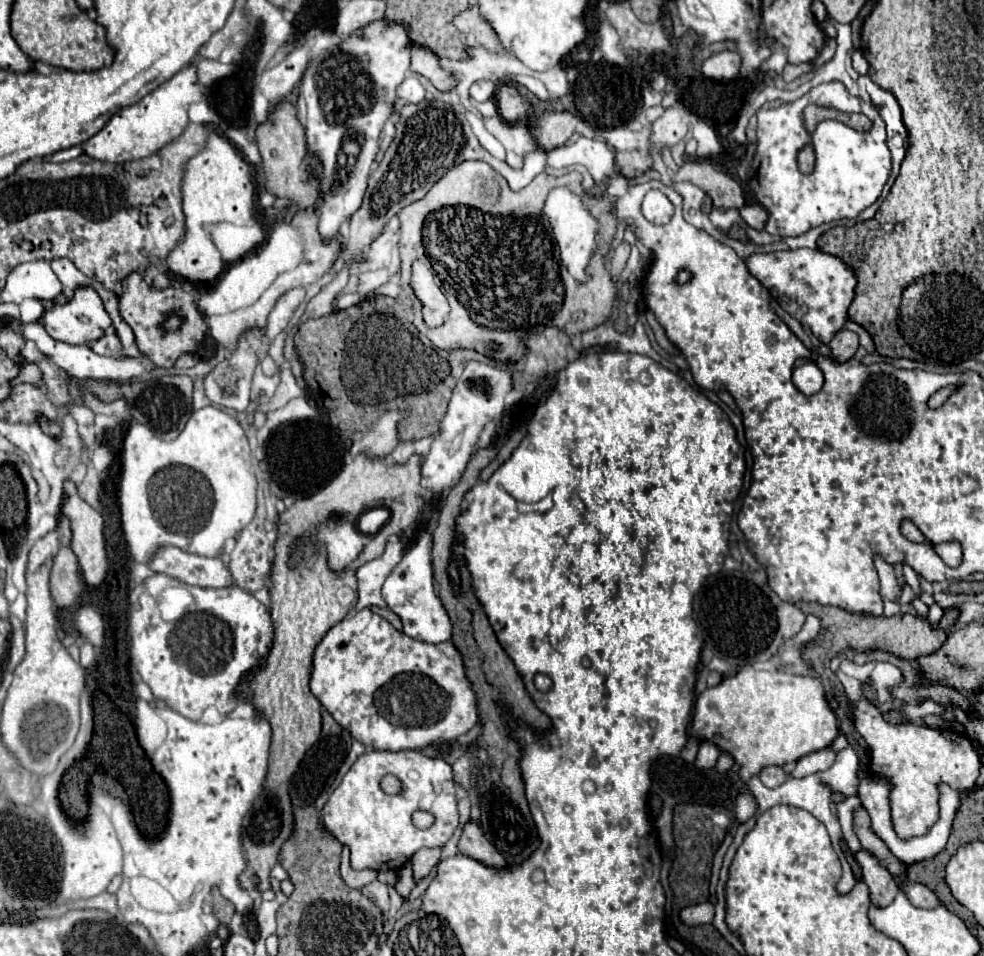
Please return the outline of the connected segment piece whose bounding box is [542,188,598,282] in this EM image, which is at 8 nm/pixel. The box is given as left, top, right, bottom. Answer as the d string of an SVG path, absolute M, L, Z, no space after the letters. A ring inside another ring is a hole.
M554 188L548 198L546 198L546 204L544 204L544 216L550 220L550 226L552 226L552 234L554 234L554 240L558 244L558 250L560 250L560 258L562 258L562 264L566 266L568 272L584 282L588 280L586 276L586 266L588 266L588 260L592 258L592 252L596 248L596 232L598 232L598 222L590 216L590 212L584 208L582 200L572 194L570 190L566 188Z

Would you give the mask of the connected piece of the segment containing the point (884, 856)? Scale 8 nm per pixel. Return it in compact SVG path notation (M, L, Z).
M856 808L852 812L852 818L854 818L854 832L860 840L860 844L864 848L868 848L892 874L900 874L902 868L898 866L898 860L888 852L886 844L882 844L882 840L878 840L878 836L874 836L874 830L870 828L870 816L866 812L866 808Z

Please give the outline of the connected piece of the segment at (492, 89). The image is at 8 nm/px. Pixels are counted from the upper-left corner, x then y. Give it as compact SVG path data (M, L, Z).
M478 80L470 86L470 96L476 100L476 102L486 102L486 100L492 100L494 94L496 94L496 82L492 80Z

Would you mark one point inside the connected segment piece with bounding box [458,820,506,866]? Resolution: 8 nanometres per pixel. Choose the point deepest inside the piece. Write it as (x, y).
(473, 842)

